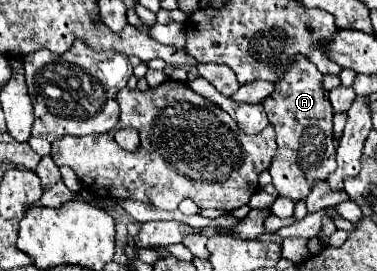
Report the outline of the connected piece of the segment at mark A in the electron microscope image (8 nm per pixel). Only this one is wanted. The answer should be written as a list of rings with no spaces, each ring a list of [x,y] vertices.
[[[295,57],[283,79],[275,83],[275,93],[263,101],[263,107],[277,133],[277,155],[269,167],[273,185],[279,195],[289,197],[295,203],[307,199],[311,189],[337,169],[333,109],[323,89],[323,75],[305,57]]]

